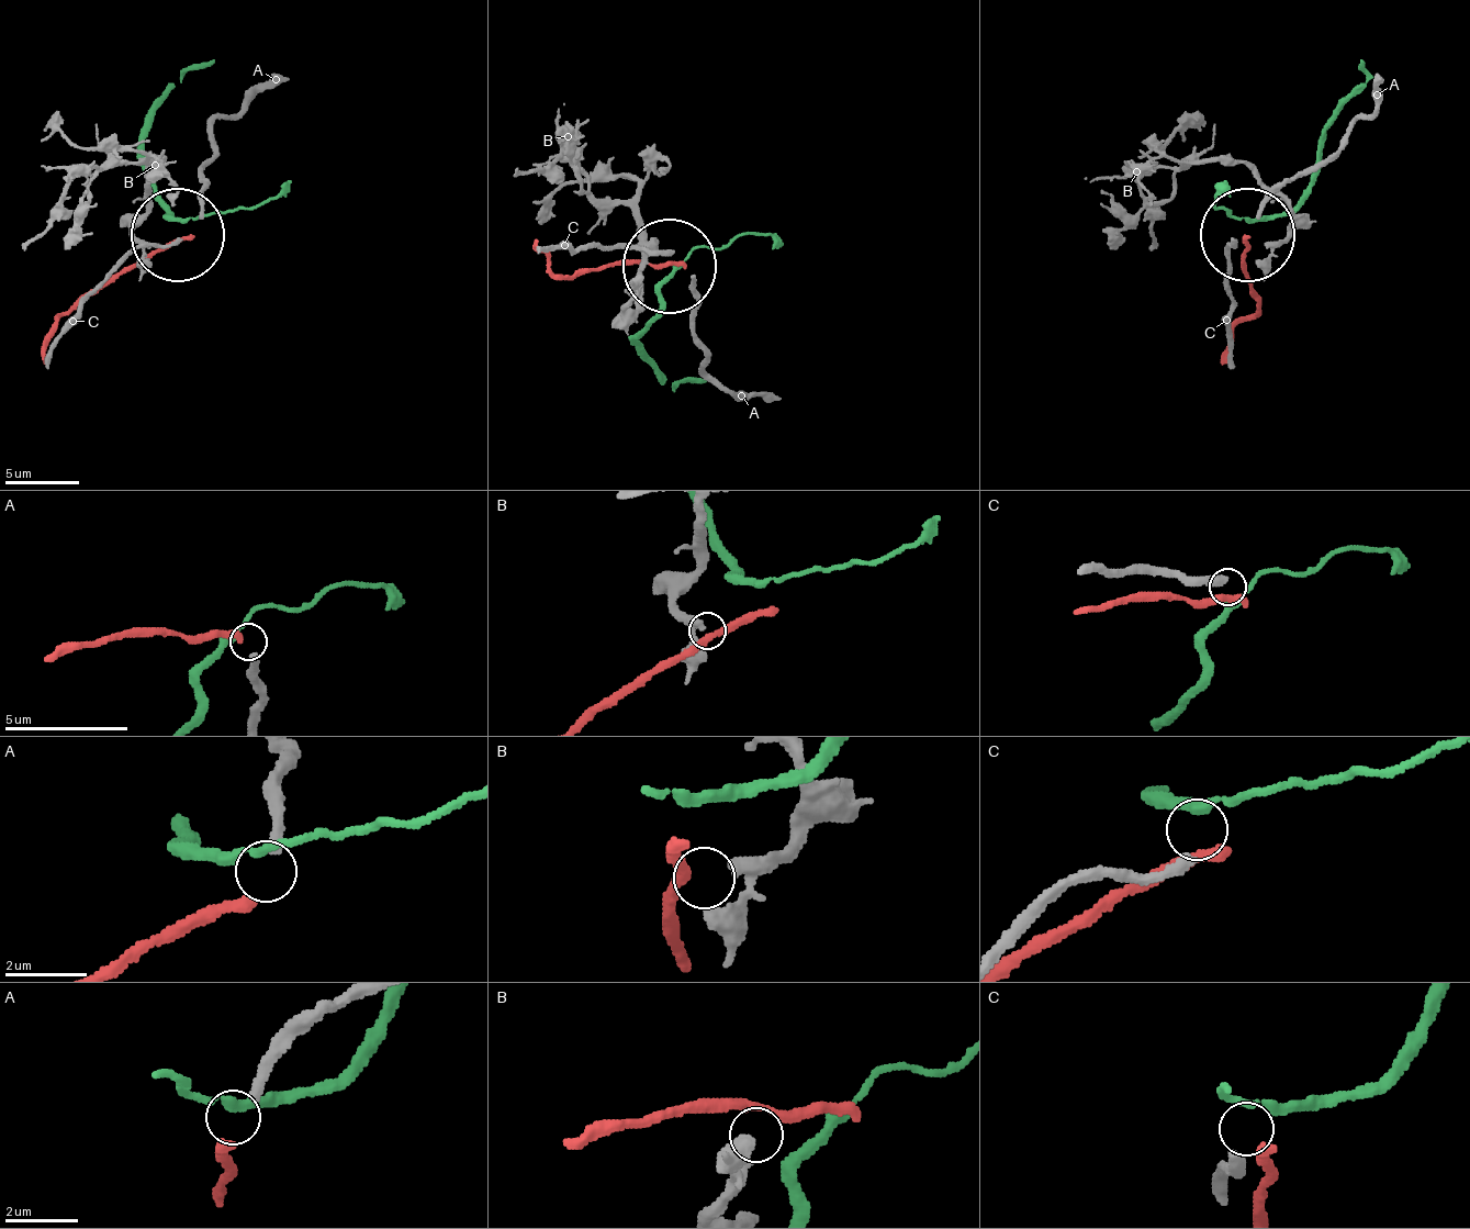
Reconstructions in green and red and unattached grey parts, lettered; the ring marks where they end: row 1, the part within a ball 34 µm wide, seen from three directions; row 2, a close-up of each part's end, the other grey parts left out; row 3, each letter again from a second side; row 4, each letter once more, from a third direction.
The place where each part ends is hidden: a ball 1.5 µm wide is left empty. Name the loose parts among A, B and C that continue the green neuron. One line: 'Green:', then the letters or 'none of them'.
Green: C

